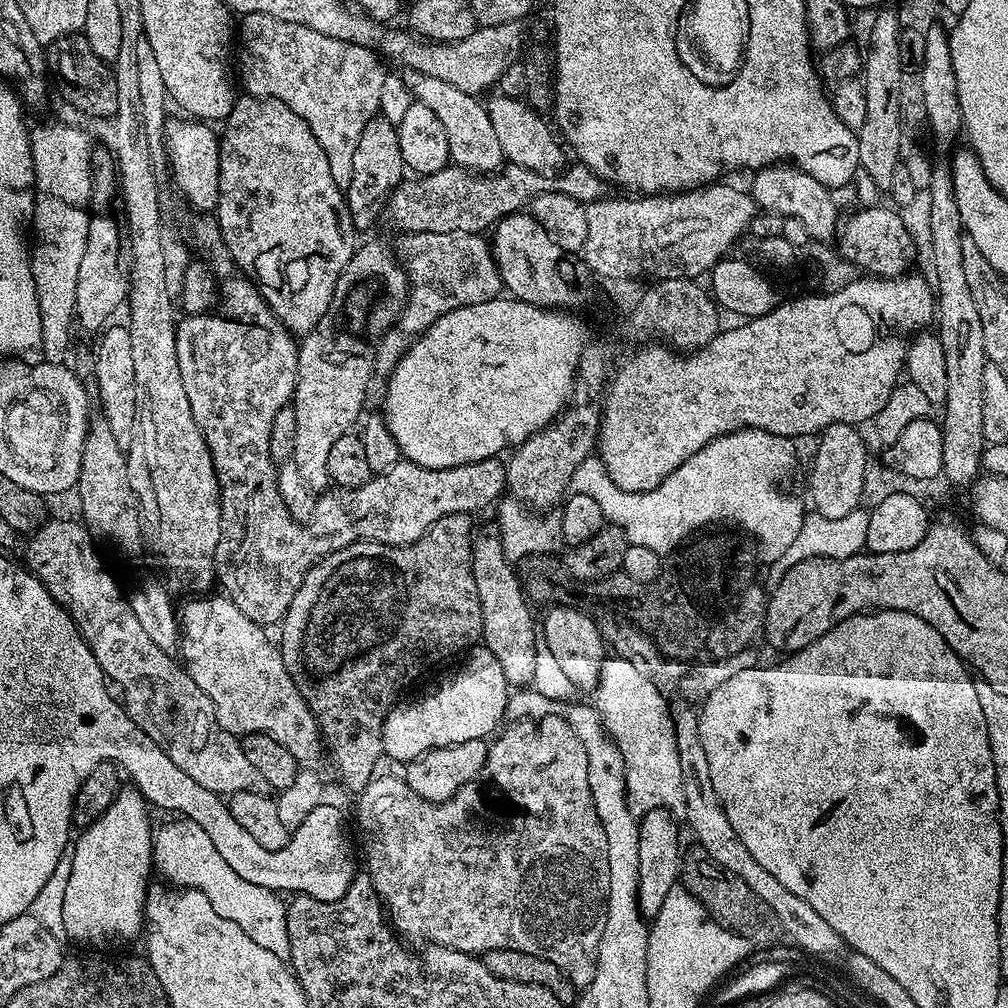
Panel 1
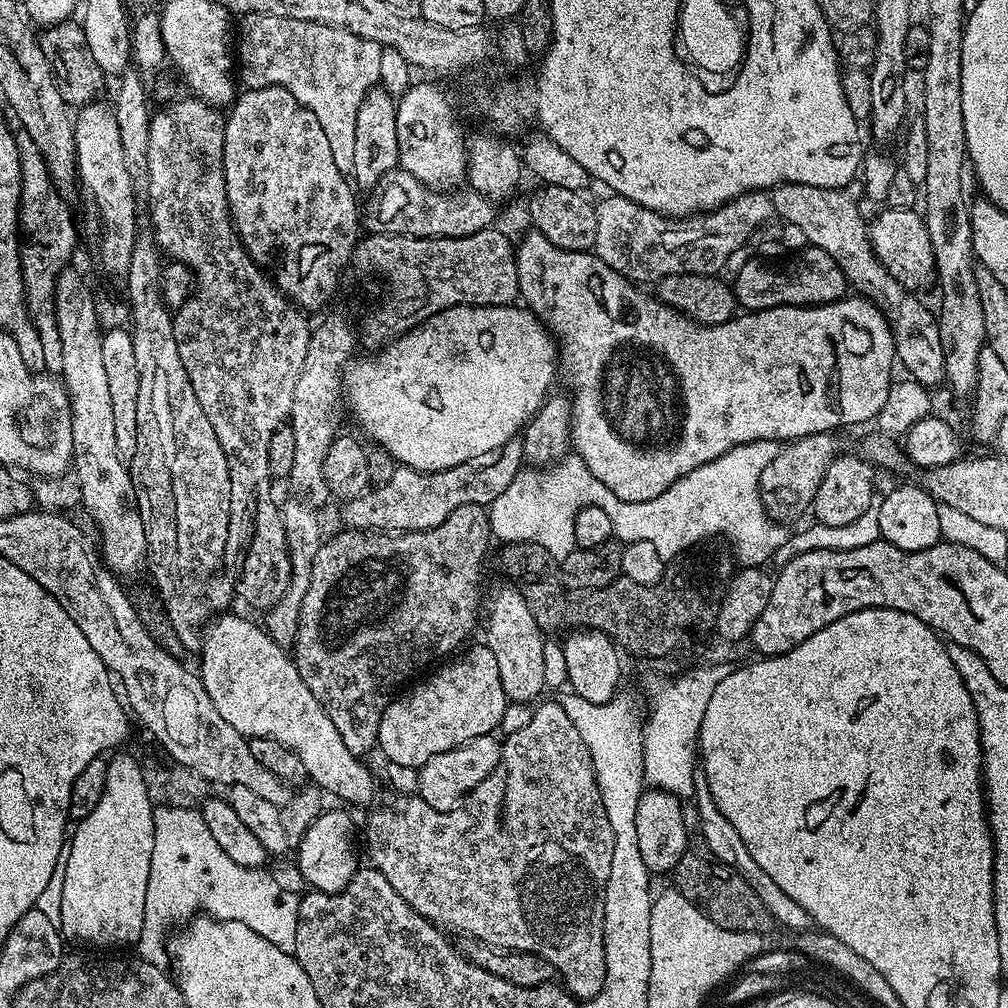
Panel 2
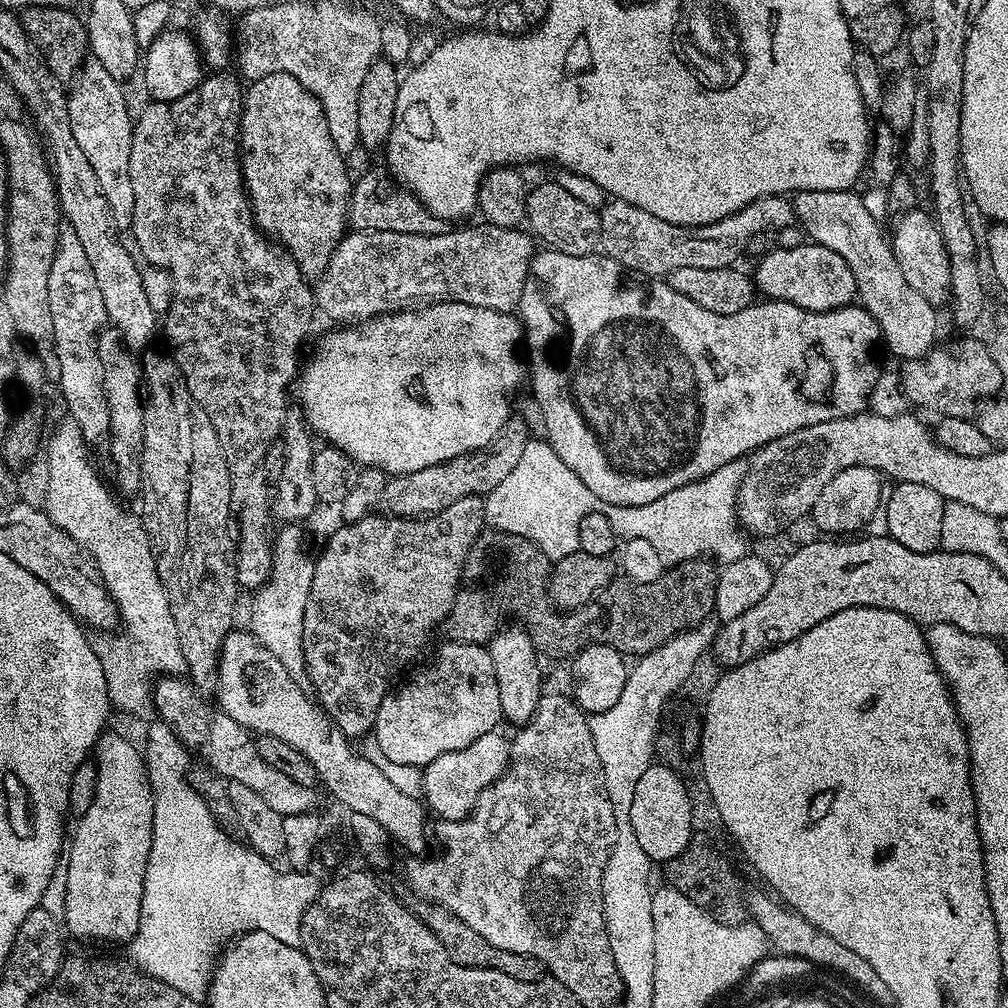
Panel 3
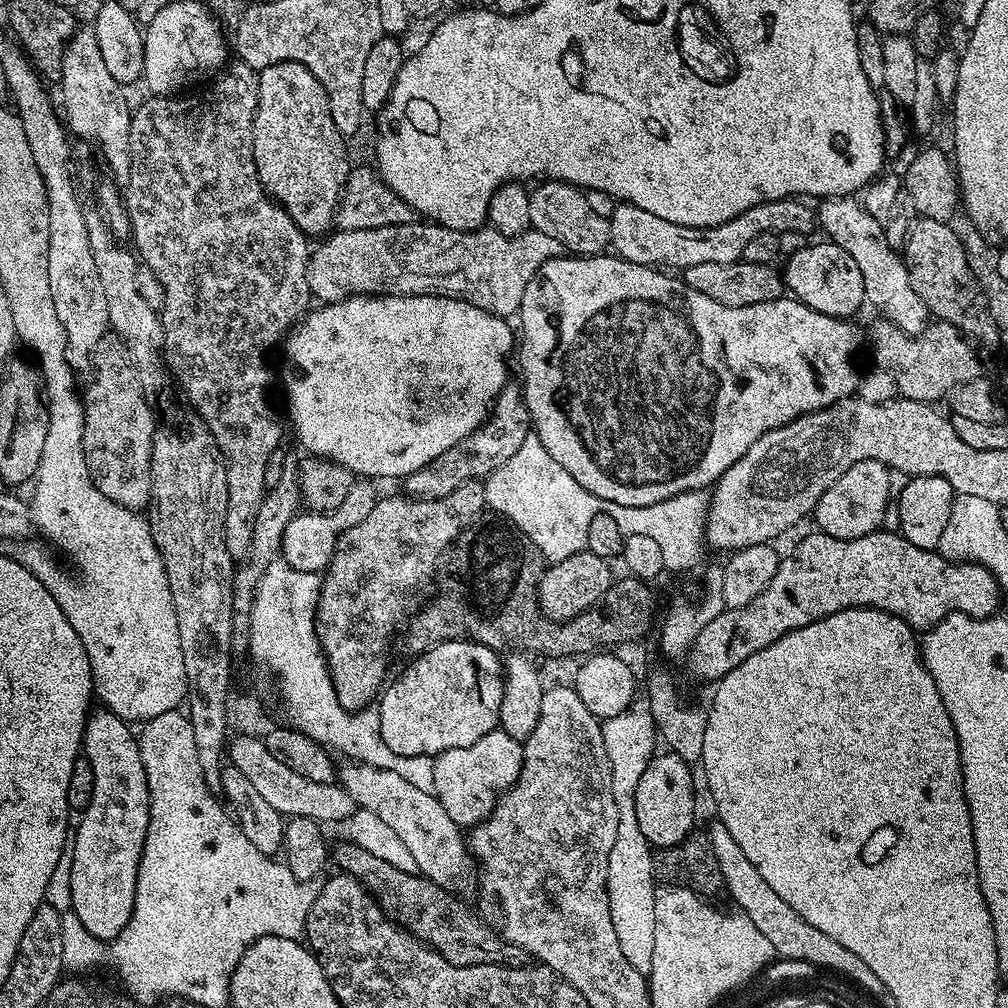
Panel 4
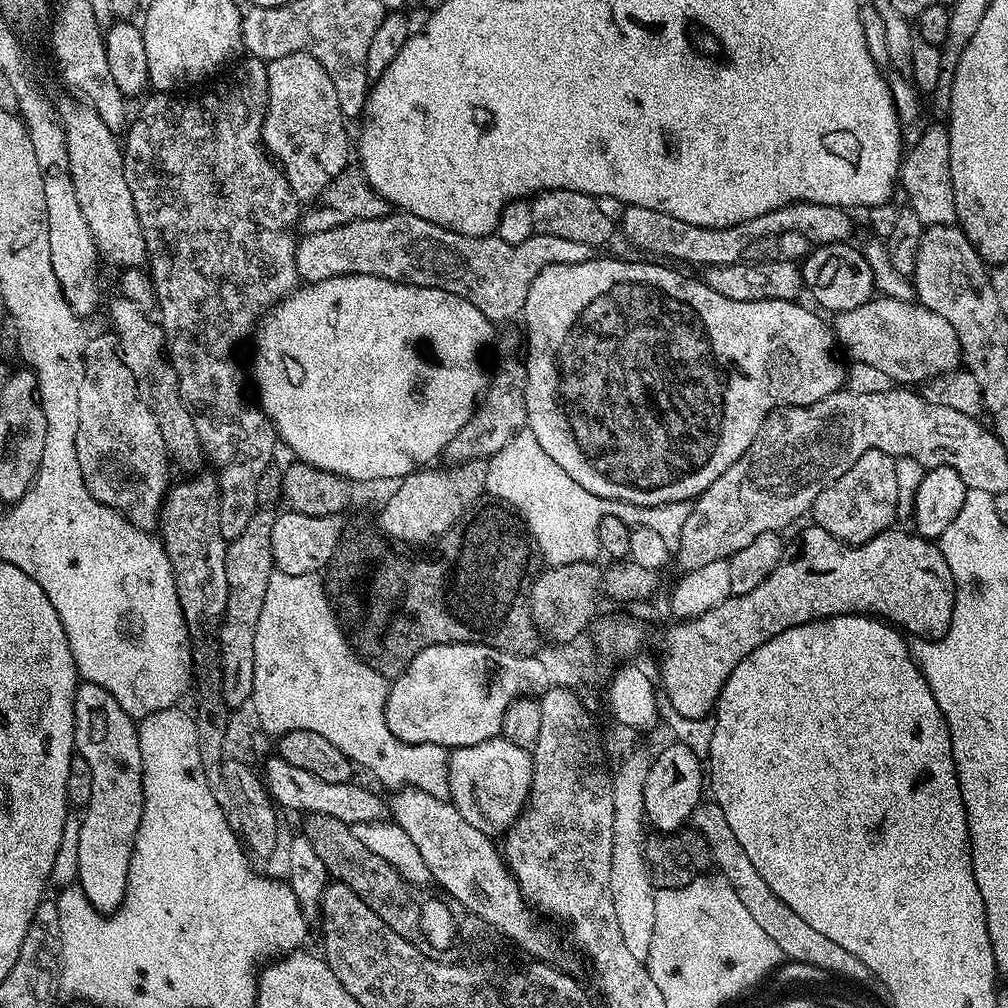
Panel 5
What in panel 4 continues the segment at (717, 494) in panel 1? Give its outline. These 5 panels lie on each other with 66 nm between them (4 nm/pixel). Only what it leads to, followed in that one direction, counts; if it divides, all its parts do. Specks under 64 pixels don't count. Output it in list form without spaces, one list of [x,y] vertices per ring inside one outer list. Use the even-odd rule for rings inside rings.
[[[707,491],[683,492],[669,500],[654,502],[650,506],[631,508],[630,506],[618,506],[614,502],[600,501],[600,508],[592,508],[593,514],[608,512],[614,522],[628,536],[634,534],[647,534],[654,538],[662,550],[664,567],[669,572],[681,574],[692,568],[700,560],[700,555],[706,552],[706,541],[704,538],[704,523],[708,520],[708,506],[710,496]]]

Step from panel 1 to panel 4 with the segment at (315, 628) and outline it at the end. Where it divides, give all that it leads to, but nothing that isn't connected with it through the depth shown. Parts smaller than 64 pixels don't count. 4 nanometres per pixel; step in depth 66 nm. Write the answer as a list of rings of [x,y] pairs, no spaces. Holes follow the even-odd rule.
[[[467,480],[462,486],[458,486],[458,490],[454,490],[450,494],[446,494],[437,500],[421,500],[407,494],[399,494],[400,496],[381,495],[374,510],[358,526],[346,530],[337,540],[337,546],[334,550],[332,561],[328,567],[322,572],[320,582],[320,597],[318,598],[318,606],[316,607],[316,636],[320,639],[320,651],[325,660],[328,662],[328,672],[332,675],[332,685],[336,691],[338,702],[348,712],[358,712],[362,708],[367,708],[379,697],[382,689],[385,687],[386,679],[384,675],[388,672],[388,651],[392,648],[392,639],[397,639],[398,633],[407,625],[410,617],[417,611],[416,592],[420,592],[428,583],[437,575],[436,567],[440,564],[440,559],[444,556],[444,551],[448,547],[455,545],[465,532],[473,527],[472,524],[480,516],[480,511],[485,511],[484,502],[484,486],[479,480]]]

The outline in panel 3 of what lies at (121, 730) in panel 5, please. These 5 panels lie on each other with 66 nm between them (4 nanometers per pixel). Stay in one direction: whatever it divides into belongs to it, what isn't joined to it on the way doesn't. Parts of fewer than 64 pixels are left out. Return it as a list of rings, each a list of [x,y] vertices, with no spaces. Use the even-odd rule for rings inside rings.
[[[111,730],[105,731],[96,742],[94,763],[98,770],[98,790],[94,790],[90,810],[75,821],[76,833],[73,836],[71,833],[70,847],[66,852],[66,914],[62,924],[69,937],[97,940],[100,944],[127,945],[136,937],[142,914],[142,890],[154,830],[154,794],[148,781],[144,753],[126,737]]]

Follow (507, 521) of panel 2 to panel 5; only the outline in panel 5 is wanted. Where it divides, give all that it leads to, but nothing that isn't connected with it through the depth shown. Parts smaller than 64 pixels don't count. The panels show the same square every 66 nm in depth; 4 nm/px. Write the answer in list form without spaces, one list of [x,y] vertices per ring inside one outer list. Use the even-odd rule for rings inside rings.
[[[516,432],[498,454],[490,457],[487,466],[487,495],[519,513],[529,534],[536,540],[545,565],[595,561],[601,555],[598,522],[608,515],[600,512],[600,496],[582,490],[582,486],[542,450],[532,432]]]

